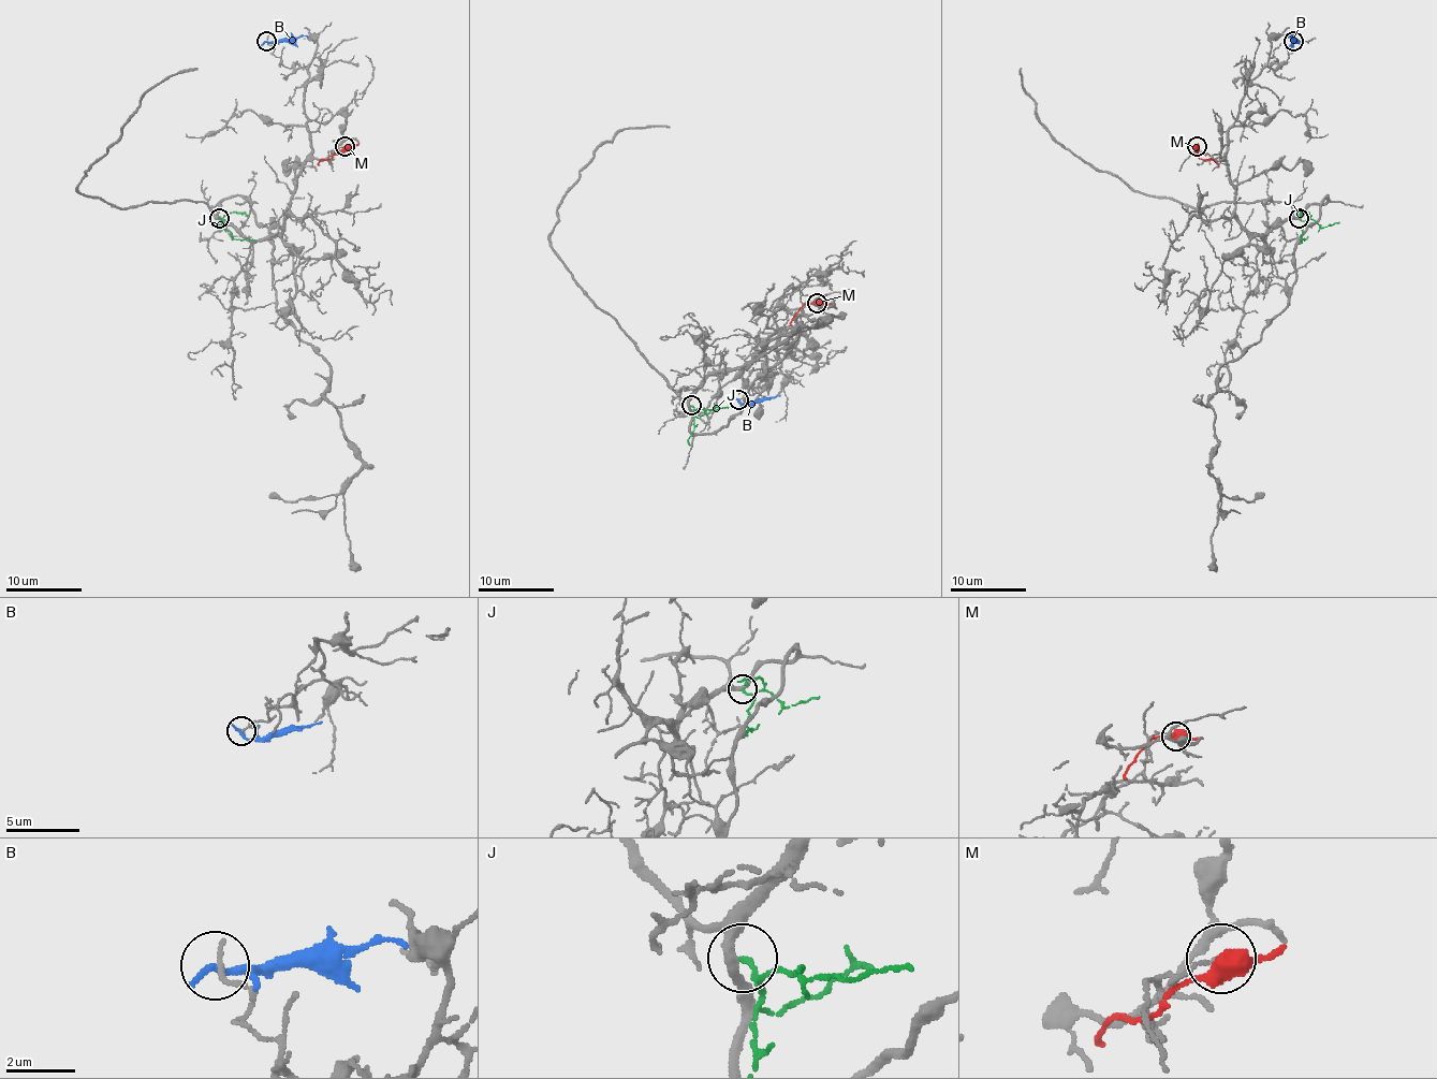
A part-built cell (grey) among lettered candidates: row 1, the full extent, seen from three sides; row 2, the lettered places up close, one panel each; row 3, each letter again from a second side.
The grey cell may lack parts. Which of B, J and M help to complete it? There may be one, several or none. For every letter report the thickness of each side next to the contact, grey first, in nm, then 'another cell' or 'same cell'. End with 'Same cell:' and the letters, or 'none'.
B: calibres 160 and 240 nm; another cell
J: calibres 240 and 90 nm; another cell
M: calibres 130 and 480 nm; another cell
Same cell: none

